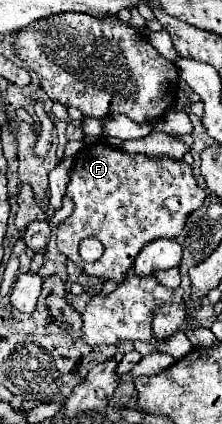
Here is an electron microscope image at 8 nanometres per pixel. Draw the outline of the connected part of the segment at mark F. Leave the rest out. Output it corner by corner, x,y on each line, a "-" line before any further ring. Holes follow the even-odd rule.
106,143
86,145
76,153
66,193
72,197
76,211
60,223
56,235
58,249
86,275
114,283
128,277
134,259
144,245
162,237
178,237
188,215
196,211
206,197
188,163
176,159
152,159
-
86,237
96,237
104,245
102,257
94,263
82,261
78,253
78,245

